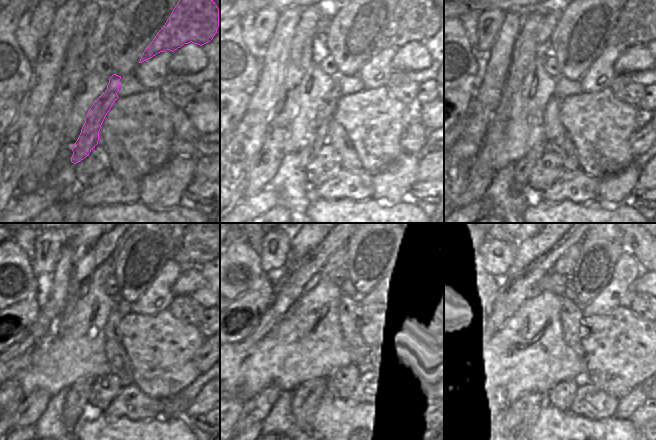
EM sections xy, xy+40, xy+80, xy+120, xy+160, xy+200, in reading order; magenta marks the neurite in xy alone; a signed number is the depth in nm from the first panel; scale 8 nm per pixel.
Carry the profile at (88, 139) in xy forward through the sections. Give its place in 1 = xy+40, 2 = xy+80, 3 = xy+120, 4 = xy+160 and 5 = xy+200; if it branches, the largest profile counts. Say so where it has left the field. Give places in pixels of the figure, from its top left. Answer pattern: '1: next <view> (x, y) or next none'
1: next xy+40 (324, 114)
2: next xy+80 (523, 168)
3: next xy+120 (77, 400)
4: next xy+160 (306, 398)
5: next xy+200 (524, 411)

